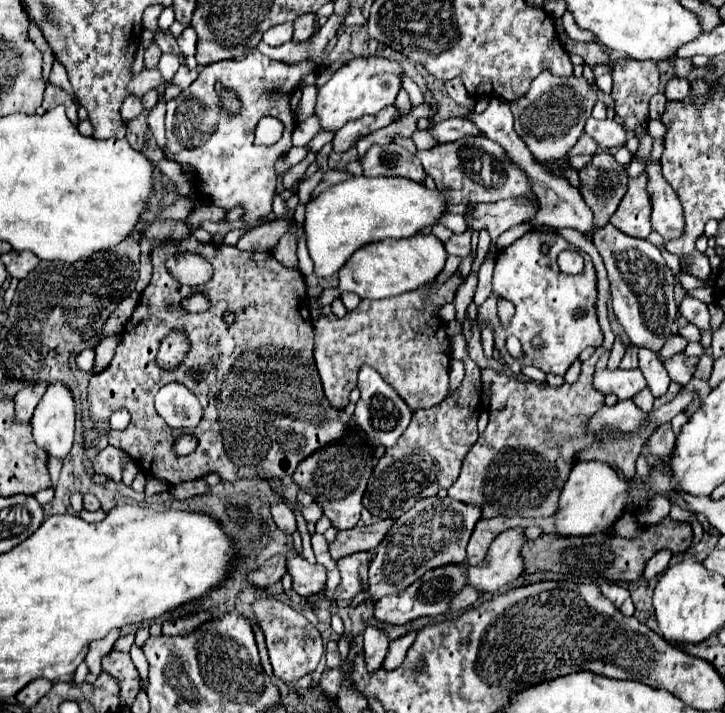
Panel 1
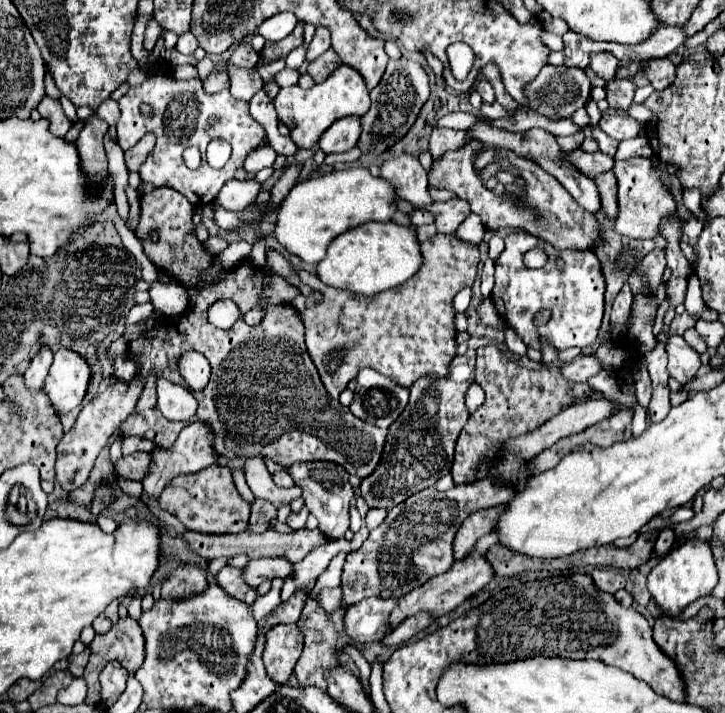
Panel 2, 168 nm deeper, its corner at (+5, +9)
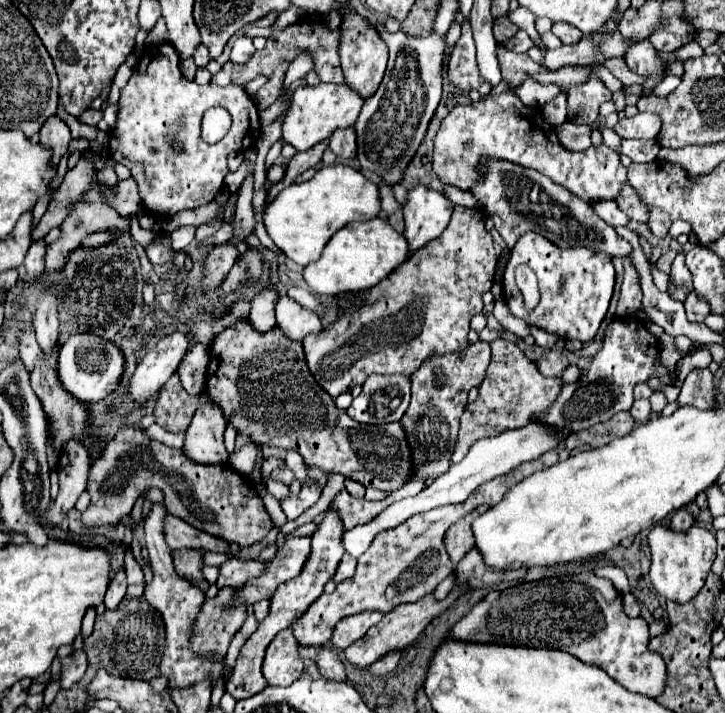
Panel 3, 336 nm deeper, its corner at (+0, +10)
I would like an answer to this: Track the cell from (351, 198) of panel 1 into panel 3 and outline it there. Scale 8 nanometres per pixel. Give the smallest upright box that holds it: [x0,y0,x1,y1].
[263,164,381,266]

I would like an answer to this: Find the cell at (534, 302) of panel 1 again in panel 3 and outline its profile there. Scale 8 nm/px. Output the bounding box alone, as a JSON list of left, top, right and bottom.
[503,232,615,342]

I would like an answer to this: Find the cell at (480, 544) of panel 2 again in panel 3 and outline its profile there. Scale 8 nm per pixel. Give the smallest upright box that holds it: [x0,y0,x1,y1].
[433,570,455,600]

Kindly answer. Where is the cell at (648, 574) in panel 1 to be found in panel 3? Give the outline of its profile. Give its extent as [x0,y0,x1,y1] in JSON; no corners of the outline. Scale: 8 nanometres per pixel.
[671,508,693,532]

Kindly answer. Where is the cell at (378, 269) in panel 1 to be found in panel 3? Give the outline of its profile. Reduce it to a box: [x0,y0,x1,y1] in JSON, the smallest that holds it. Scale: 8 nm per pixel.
[303,218,407,296]

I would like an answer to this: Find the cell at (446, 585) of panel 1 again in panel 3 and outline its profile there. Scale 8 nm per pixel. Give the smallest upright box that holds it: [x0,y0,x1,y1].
[333,610,383,648]

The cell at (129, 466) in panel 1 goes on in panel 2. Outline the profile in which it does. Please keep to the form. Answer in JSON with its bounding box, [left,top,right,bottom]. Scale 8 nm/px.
[118,479,142,499]

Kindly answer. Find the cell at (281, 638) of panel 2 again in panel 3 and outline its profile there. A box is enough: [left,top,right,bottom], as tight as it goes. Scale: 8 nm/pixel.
[263,628,303,686]

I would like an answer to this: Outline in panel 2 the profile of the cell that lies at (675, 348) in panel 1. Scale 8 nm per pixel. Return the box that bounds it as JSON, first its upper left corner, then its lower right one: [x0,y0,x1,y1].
[668,311,698,335]

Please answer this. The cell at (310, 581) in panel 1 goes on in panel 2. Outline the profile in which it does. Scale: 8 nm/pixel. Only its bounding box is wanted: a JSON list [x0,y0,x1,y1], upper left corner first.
[244,557,292,587]

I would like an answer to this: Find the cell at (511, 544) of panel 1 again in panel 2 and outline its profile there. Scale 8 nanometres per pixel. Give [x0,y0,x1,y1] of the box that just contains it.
[388,553,494,631]

